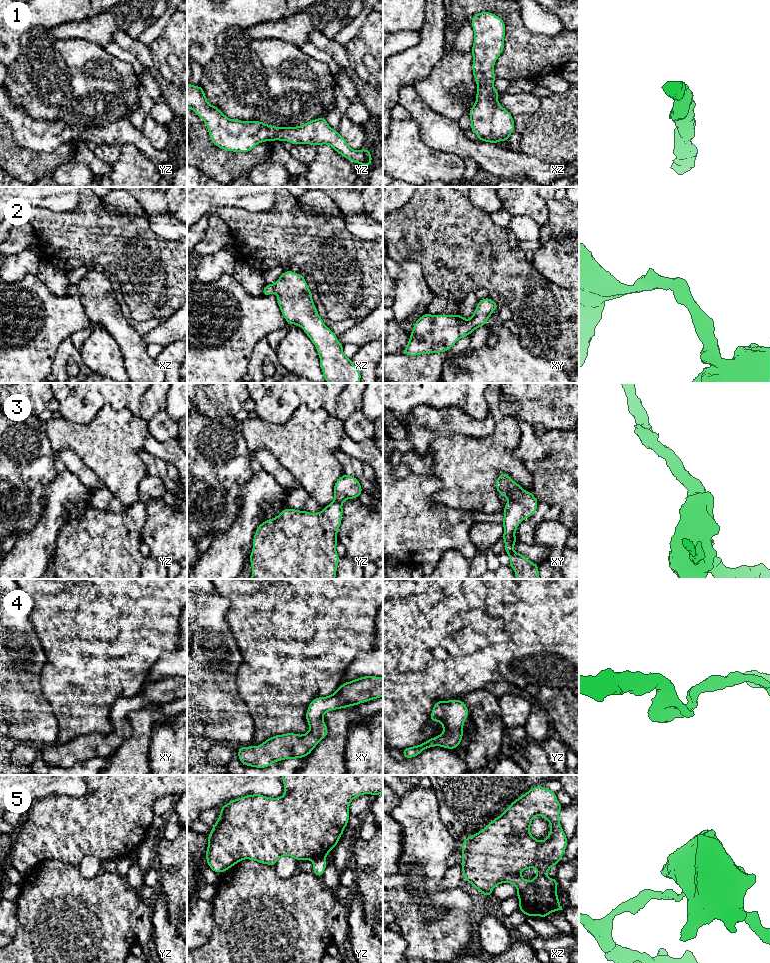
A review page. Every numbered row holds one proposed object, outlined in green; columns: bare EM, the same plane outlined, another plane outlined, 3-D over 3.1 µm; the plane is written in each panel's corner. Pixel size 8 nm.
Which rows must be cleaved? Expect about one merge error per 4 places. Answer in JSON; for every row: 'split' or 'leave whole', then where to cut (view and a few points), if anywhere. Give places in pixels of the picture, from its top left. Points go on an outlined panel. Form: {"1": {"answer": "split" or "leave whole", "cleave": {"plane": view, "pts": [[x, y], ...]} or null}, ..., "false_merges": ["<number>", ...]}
{"1": {"answer": "leave whole", "cleave": null}, "2": {"answer": "leave whole", "cleave": null}, "3": {"answer": "leave whole", "cleave": null}, "4": {"answer": "leave whole", "cleave": null}, "5": {"answer": "split", "cleave": {"plane": "yz", "pts": [[324, 857], [316, 857], [312, 861]]}}, "false_merges": ["5"]}

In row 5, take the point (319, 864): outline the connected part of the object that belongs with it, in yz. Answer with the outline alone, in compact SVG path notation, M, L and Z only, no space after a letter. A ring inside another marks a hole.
M324 857L316 858L313 862L313 873L318 877L322 877L325 868L327 866L326 859Z

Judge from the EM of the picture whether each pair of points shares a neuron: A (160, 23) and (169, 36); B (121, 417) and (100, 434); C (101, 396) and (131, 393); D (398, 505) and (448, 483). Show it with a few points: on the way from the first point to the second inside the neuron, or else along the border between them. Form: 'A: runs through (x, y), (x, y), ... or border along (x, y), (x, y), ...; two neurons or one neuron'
A: border along (176, 10), (160, 34), (149, 46); two neurons
B: runs through (116, 421), (105, 433); one neuron
C: runs through (108, 393), (124, 393); one neuron
D: border along (431, 475), (440, 481), (432, 501), (452, 507); two neurons

